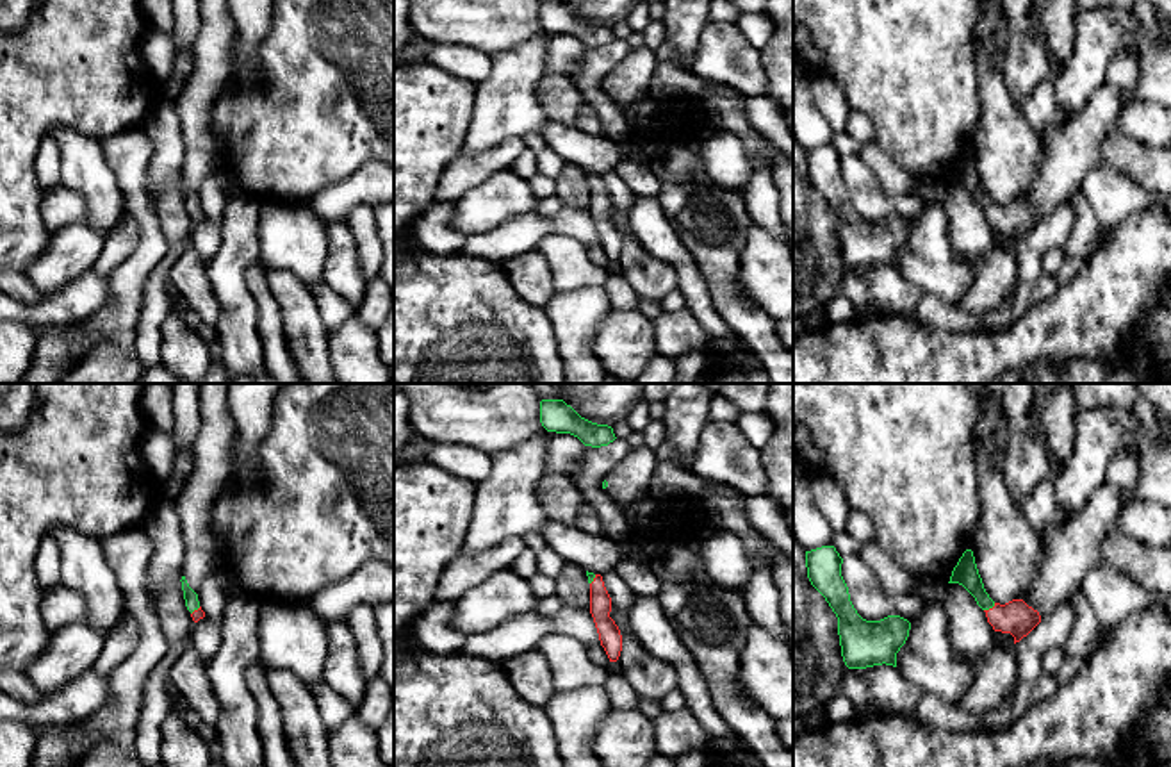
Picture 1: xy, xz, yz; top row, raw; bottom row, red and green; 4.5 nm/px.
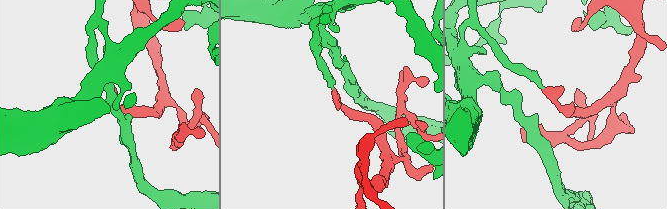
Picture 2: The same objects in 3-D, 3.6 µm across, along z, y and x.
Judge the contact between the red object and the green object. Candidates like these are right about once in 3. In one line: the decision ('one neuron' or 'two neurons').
one neuron

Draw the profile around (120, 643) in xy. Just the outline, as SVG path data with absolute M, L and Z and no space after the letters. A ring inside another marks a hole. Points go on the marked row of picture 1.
M125 606L121 623L107 633L100 655L93 664L93 671L109 678L111 672L123 664L139 644L139 628L132 612Z

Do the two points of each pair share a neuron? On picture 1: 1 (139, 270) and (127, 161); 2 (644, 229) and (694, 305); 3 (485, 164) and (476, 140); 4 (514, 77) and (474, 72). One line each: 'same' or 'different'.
1: same
2: same
3: different
4: different

